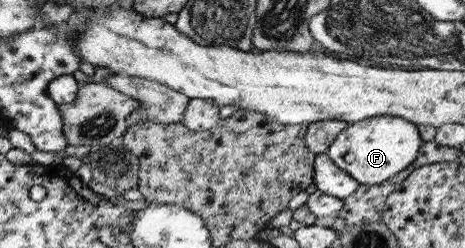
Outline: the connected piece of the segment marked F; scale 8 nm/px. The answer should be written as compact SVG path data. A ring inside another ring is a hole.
M376 115L348 124L331 142L326 154L357 183L375 185L413 163L422 142L413 123L399 116Z

